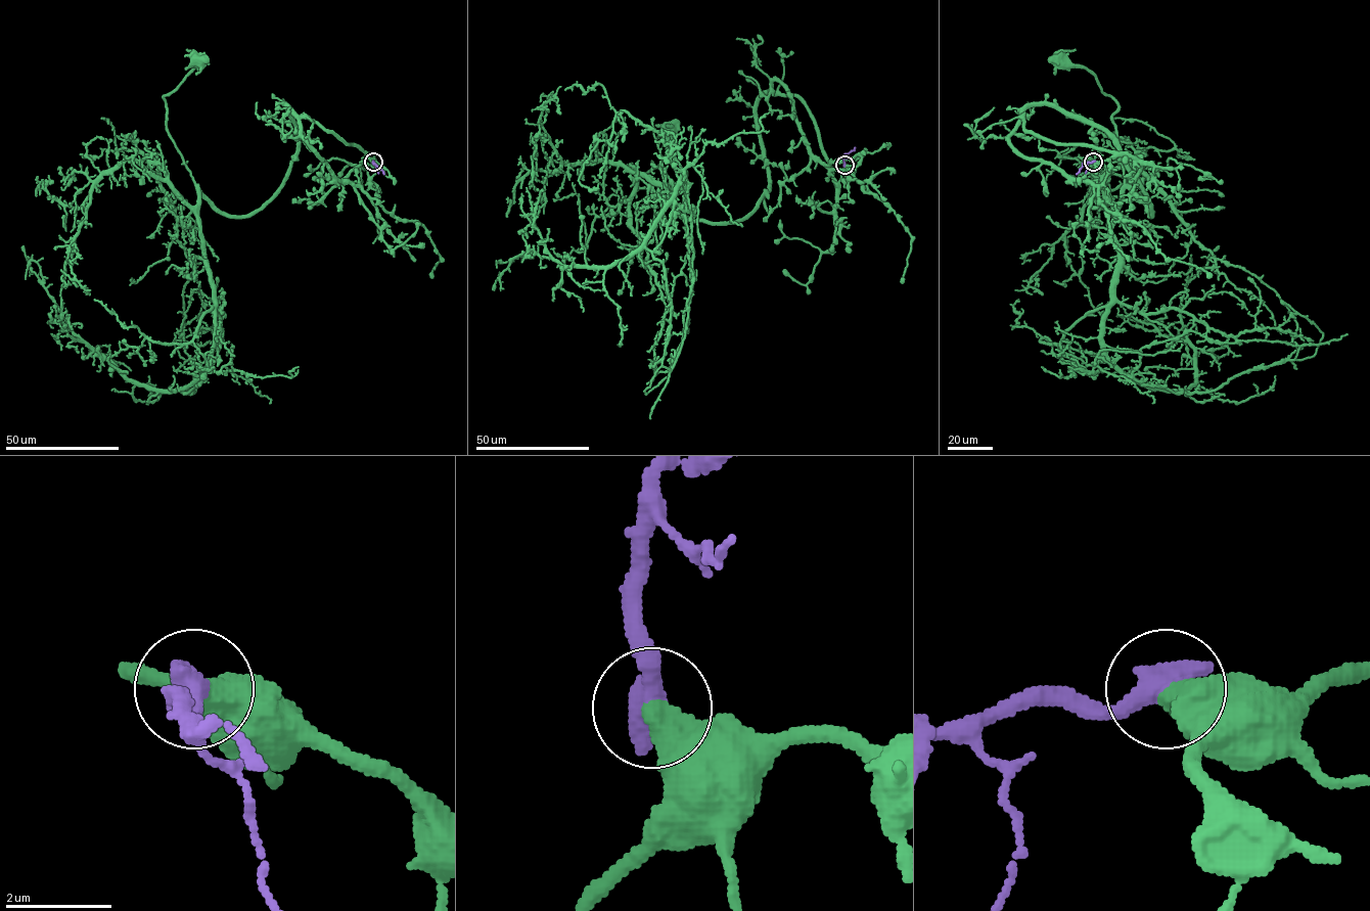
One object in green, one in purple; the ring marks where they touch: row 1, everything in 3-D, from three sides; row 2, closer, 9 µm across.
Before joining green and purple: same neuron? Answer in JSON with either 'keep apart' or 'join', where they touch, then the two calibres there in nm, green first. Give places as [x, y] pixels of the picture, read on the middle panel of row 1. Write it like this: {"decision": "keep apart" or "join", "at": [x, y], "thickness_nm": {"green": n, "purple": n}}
{"decision": "keep apart", "at": [845, 165], "thickness_nm": {"green": 550, "purple": 600}}

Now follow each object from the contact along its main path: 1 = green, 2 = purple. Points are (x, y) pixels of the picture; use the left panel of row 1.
1: (373, 162), (285, 104), (298, 132), (287, 177), (260, 209), (223, 215), (167, 127), (164, 97), (196, 61)
2: (373, 162), (383, 174)

